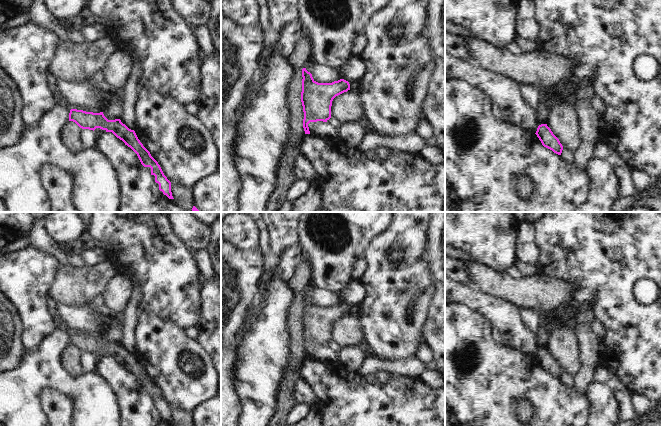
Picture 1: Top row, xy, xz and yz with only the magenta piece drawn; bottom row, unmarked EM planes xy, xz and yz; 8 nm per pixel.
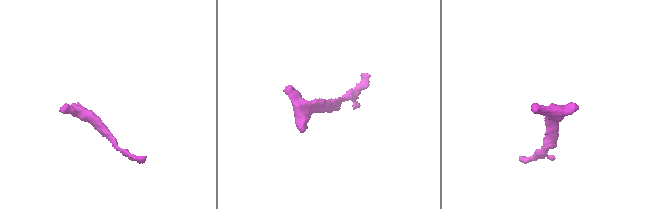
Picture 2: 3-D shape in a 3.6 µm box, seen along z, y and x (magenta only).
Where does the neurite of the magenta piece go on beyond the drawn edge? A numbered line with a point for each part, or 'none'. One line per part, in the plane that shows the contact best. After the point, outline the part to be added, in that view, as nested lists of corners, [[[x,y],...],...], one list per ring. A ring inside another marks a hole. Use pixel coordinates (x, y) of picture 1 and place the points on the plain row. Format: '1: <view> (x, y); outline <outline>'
none

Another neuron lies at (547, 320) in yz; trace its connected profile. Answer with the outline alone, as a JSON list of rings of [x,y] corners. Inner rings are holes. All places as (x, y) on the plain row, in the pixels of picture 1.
[[[539,312],[540,324],[537,332],[536,342],[538,349],[547,348],[548,338],[553,325],[556,323],[554,316],[548,312]]]

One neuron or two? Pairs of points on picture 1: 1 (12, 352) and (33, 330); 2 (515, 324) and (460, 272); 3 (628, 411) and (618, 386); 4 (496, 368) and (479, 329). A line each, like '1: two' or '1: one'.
1: two
2: two
3: one
4: one

